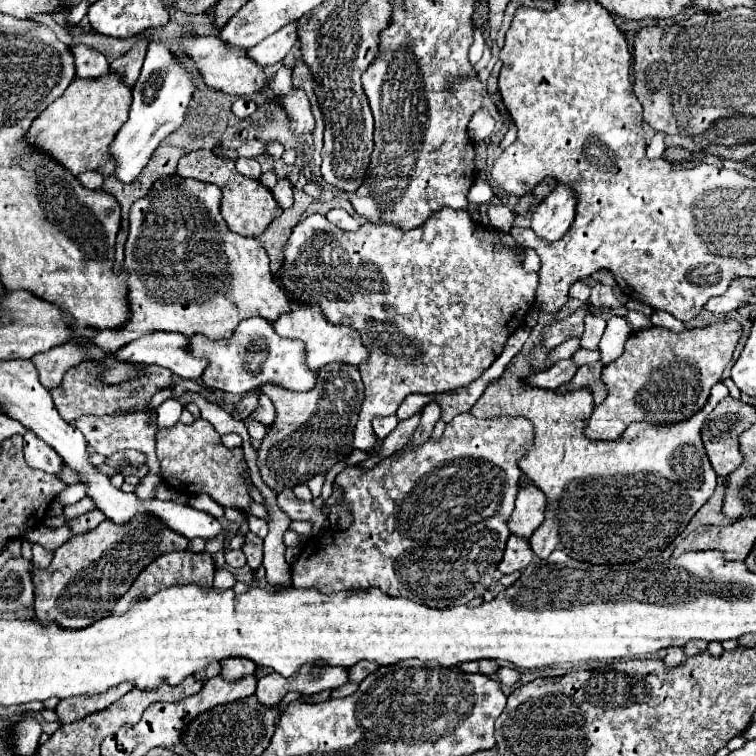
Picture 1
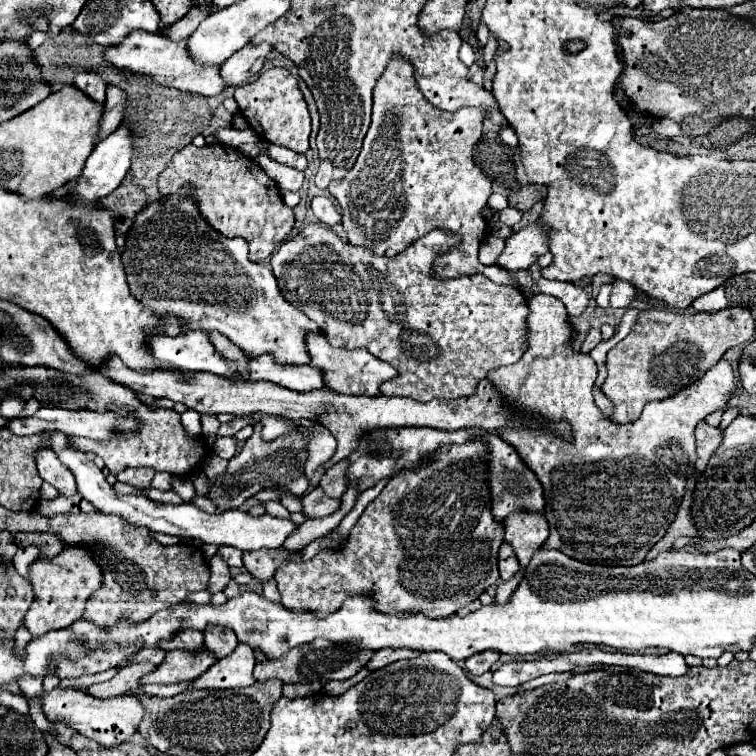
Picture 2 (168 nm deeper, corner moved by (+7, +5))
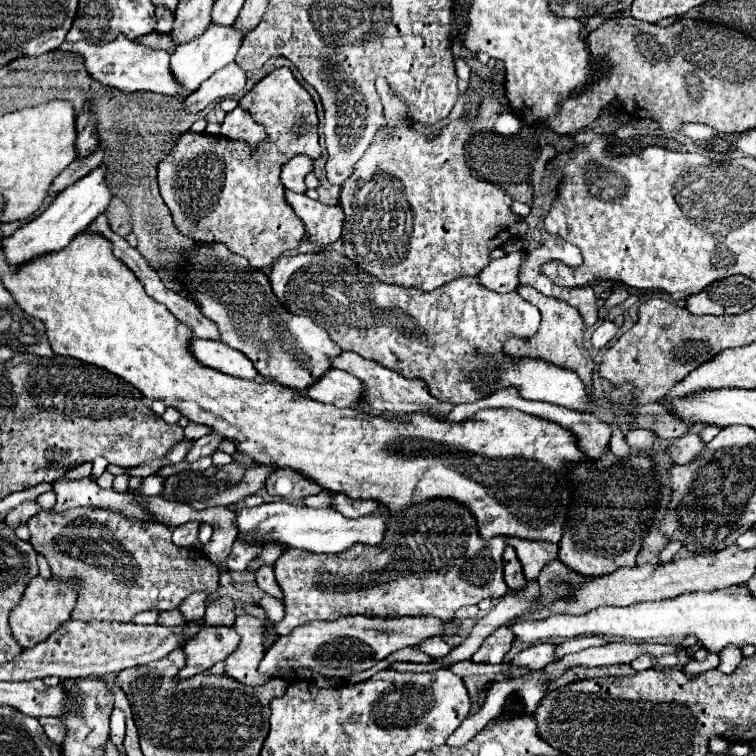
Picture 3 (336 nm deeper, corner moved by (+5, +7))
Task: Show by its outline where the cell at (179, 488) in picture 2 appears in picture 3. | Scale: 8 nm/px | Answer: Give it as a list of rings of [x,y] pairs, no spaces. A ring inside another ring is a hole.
[[[148,476],[142,480],[142,486],[138,488],[140,494],[146,494],[146,496],[156,496],[156,494],[162,494],[164,490],[164,478],[160,476]]]

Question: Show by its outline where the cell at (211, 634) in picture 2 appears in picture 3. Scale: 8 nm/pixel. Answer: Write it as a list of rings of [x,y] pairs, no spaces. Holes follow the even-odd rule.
[[[220,596],[220,598],[214,598],[208,604],[204,624],[206,626],[226,626],[226,628],[230,628],[234,624],[234,618],[236,618],[236,610],[234,610],[232,598]]]

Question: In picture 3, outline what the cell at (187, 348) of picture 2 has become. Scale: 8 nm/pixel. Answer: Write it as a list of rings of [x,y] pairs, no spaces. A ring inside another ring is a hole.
[[[192,338],[190,352],[202,366],[214,368],[222,374],[230,374],[236,378],[248,378],[248,380],[254,380],[258,374],[254,364],[242,352],[226,346],[224,342]]]

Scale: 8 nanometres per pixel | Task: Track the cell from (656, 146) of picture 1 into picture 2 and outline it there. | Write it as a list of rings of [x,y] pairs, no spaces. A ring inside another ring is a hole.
[[[670,118],[656,120],[652,128],[654,128],[654,130],[656,130],[660,136],[668,136],[668,138],[680,136],[683,134],[682,128],[680,128],[680,126],[678,126],[674,120],[670,120]]]

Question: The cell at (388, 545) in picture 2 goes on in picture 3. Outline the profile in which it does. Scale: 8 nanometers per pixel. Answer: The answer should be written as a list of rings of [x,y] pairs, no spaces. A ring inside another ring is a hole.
[[[432,498],[428,502],[412,504],[402,512],[392,512],[384,504],[372,516],[386,516],[386,532],[384,540],[378,546],[352,546],[342,554],[320,556],[302,550],[284,552],[276,564],[274,574],[284,592],[285,616],[278,622],[278,634],[286,636],[294,628],[308,624],[312,620],[336,620],[340,616],[364,614],[364,616],[434,616],[442,622],[450,622],[454,612],[468,604],[478,604],[482,598],[500,598],[508,592],[502,574],[502,554],[506,548],[506,540],[502,536],[494,536],[484,540],[478,532],[476,518],[472,512],[452,500],[452,498]]]

